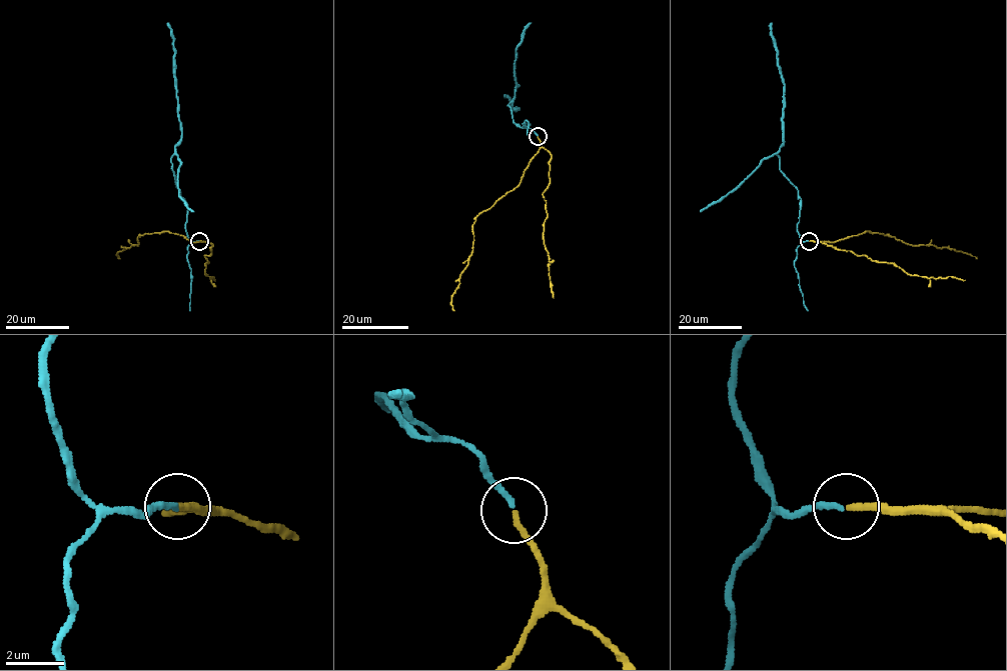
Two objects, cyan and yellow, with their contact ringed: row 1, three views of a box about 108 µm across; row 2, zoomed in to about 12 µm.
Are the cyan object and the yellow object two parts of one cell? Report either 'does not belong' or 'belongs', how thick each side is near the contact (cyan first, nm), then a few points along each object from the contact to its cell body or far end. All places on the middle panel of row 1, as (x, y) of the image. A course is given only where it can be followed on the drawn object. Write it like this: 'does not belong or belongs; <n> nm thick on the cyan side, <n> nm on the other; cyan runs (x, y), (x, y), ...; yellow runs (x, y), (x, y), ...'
belongs; 200 nm thick on the cyan side, 180 nm on the other; cyan runs (538, 135), (513, 121), (508, 105), (519, 109), (513, 110), (504, 96); yellow runs (538, 136), (541, 148), (525, 171), (521, 182), (482, 211), (472, 225), (472, 251), (452, 297), (454, 310)

